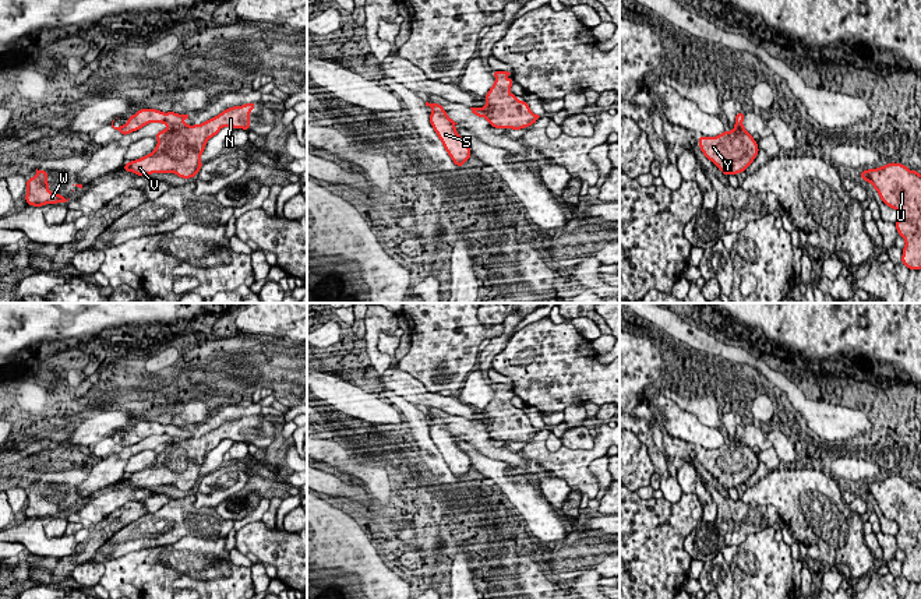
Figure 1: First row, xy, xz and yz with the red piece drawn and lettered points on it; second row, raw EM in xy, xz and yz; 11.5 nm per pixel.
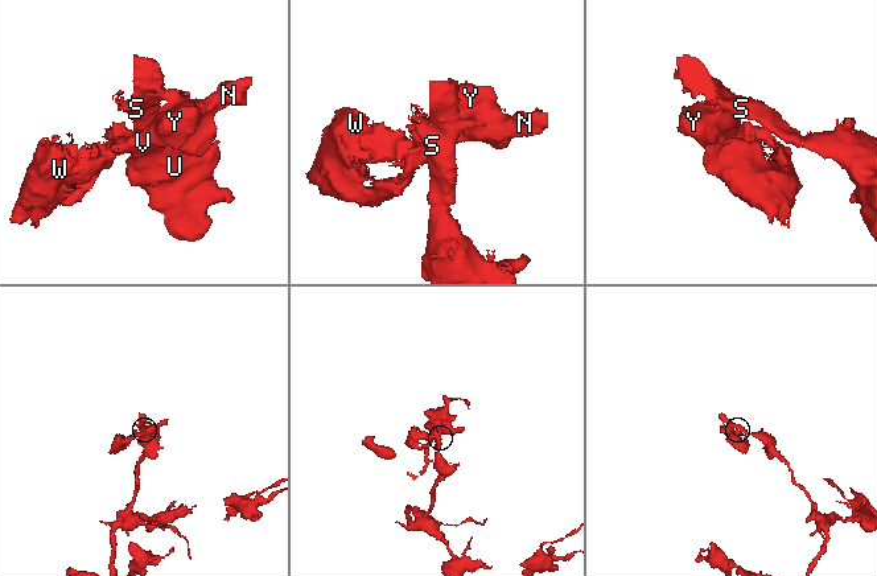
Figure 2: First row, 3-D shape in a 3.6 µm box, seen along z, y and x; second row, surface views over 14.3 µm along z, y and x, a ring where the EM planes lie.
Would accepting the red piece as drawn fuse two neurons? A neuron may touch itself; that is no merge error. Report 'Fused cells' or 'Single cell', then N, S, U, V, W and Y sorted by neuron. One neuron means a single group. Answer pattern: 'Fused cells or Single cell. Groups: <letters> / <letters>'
Fused cells. Groups: N V W Y / S U

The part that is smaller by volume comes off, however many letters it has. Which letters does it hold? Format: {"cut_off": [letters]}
{"cut_off": ["N", "V", "W", "Y"]}

